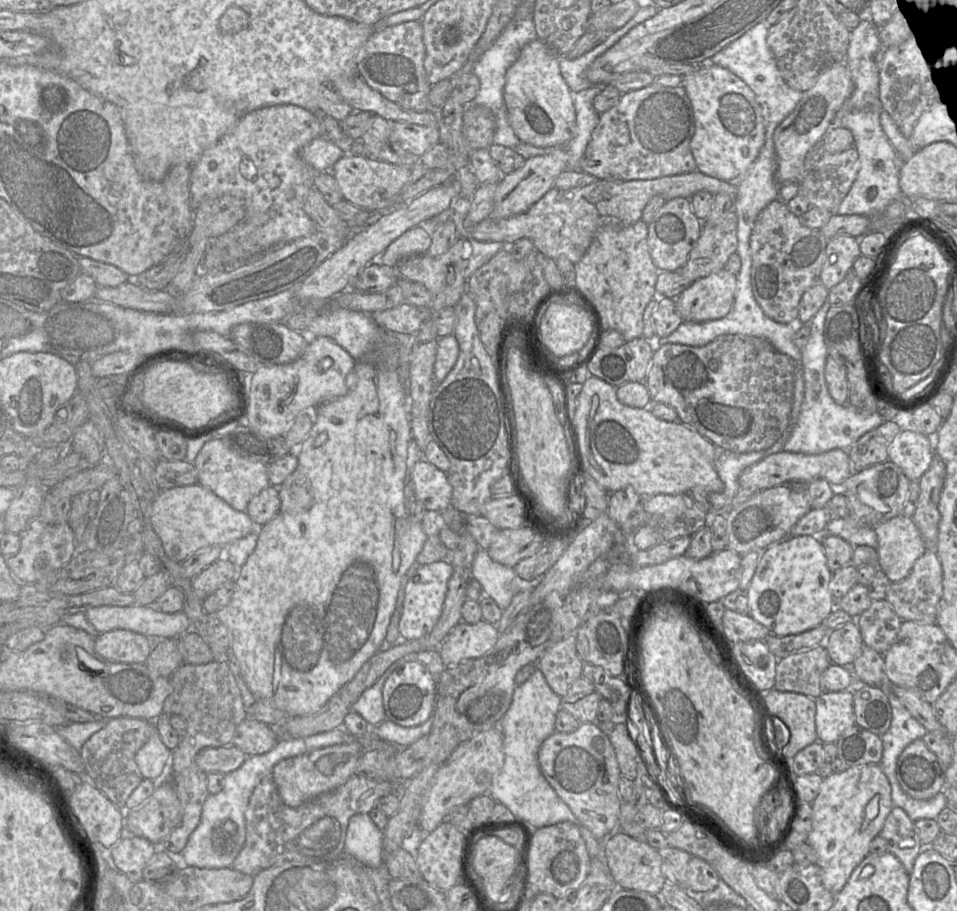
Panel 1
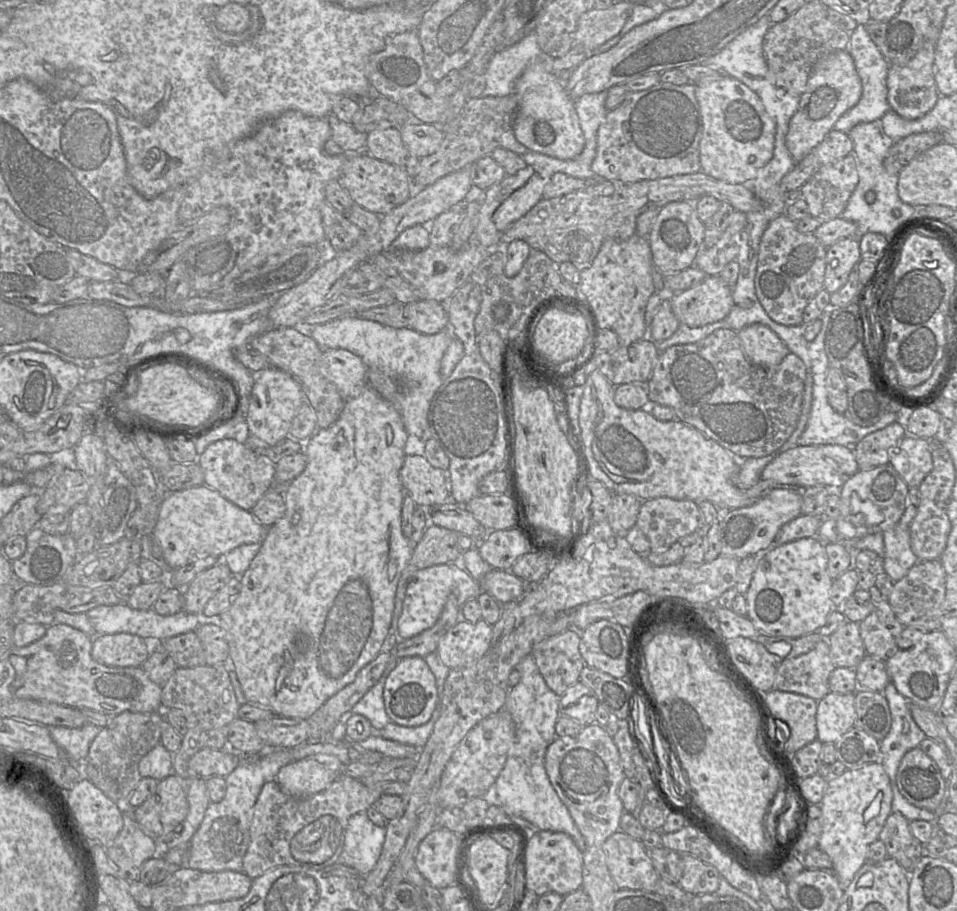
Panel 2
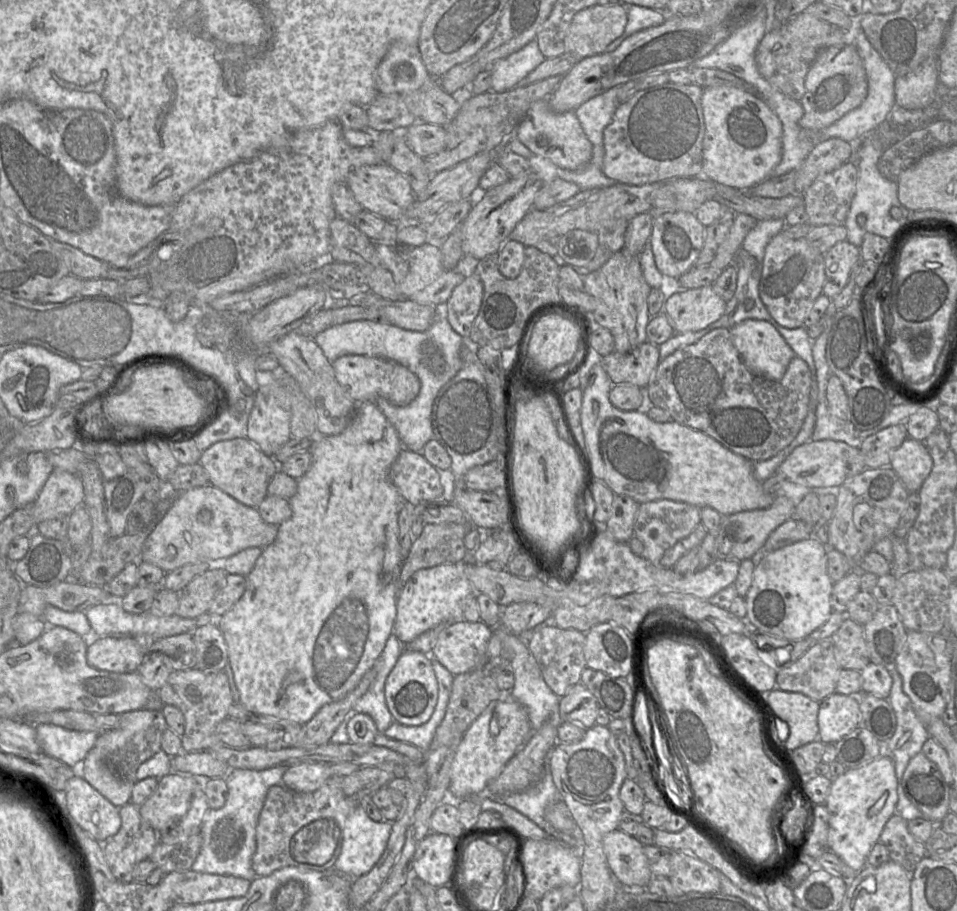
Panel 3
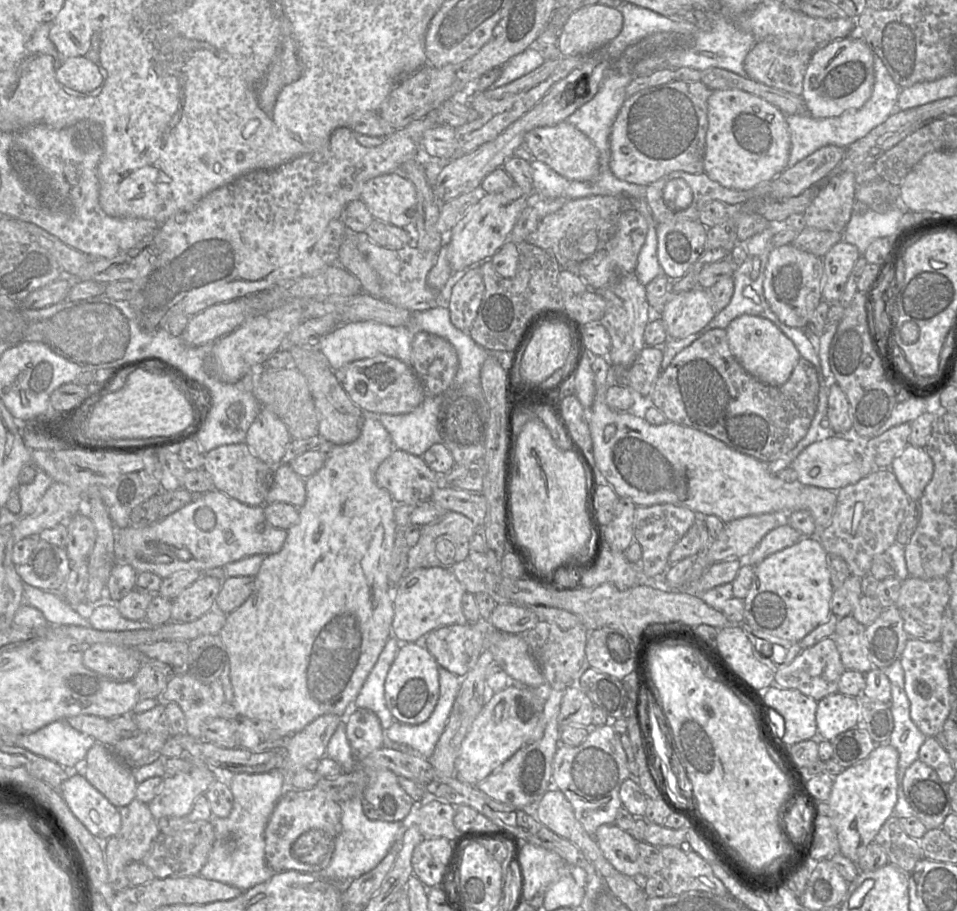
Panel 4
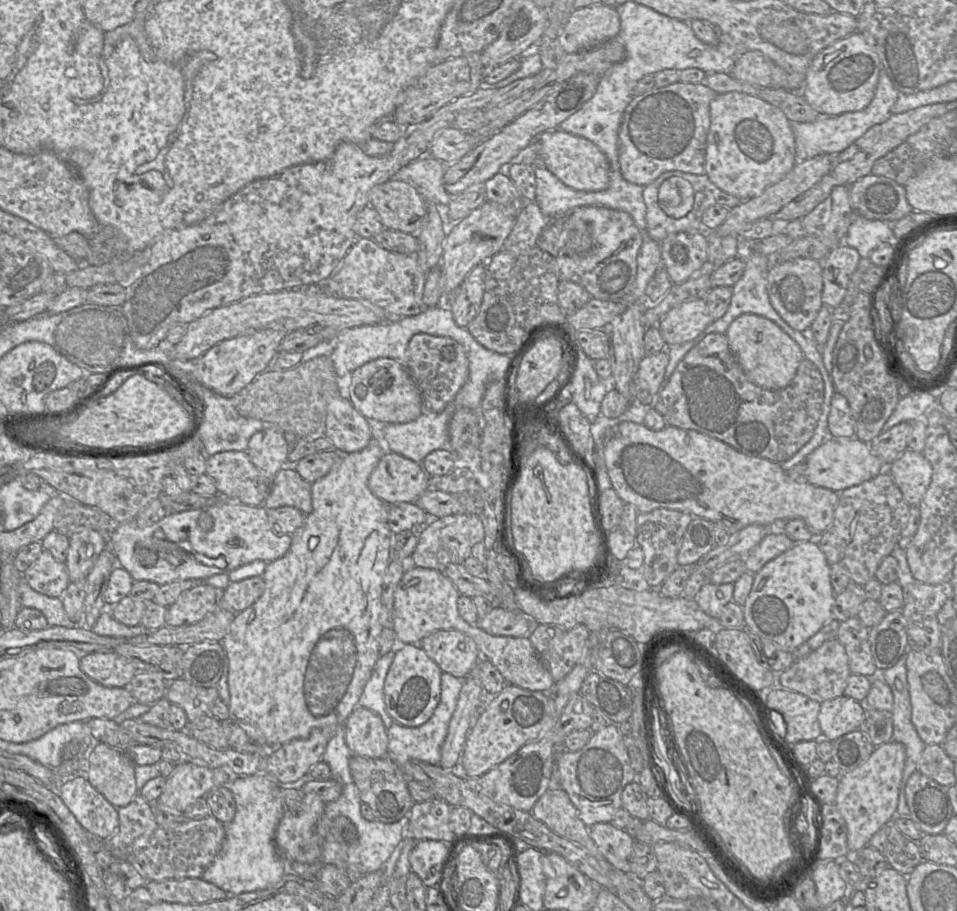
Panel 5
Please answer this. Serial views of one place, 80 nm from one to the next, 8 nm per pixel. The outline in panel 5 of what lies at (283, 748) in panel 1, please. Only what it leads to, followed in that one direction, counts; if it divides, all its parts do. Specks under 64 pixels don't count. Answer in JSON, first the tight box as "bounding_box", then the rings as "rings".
{"bounding_box":[202,773,290,895],"rings":[[[264,773],[239,775],[233,781],[229,780],[229,789],[236,803],[235,816],[224,824],[225,837],[220,851],[202,874],[202,880],[228,895],[238,895],[268,889],[289,873],[290,862],[283,858],[275,845],[275,832],[285,813],[281,786]]]}

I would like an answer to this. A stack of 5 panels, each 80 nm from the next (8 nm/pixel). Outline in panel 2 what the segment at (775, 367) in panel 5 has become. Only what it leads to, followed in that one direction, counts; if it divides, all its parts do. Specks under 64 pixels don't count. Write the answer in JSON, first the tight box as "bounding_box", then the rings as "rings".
{"bounding_box":[737,324,790,367],"rings":[[[752,324],[737,332],[747,358],[755,365],[775,367],[790,350],[786,344],[763,324]]]}

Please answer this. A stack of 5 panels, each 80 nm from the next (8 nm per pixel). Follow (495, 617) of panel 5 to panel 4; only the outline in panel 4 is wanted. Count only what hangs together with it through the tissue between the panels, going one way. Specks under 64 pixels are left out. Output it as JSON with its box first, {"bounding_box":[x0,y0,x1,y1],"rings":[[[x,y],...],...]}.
{"bounding_box":[489,604,539,635],"rings":[[[497,604],[489,619],[498,630],[524,635],[534,628],[539,618],[532,610],[512,604]]]}

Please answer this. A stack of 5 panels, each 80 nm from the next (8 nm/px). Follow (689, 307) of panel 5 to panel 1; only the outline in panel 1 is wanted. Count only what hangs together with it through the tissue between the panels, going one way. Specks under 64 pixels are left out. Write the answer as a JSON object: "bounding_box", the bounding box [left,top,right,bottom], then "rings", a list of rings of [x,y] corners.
{"bounding_box":[676,268,737,322],"rings":[[[723,268],[694,281],[676,299],[683,321],[705,322],[724,318],[735,300],[737,276]]]}

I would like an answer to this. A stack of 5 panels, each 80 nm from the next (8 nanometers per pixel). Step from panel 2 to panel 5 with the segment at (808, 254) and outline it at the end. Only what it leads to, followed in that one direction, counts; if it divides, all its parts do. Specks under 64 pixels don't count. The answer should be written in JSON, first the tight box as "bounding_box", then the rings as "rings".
{"bounding_box":[767,259,823,331],"rings":[[[793,259],[772,265],[768,272],[767,292],[770,303],[779,316],[793,329],[804,331],[823,306],[822,303],[822,261]]]}

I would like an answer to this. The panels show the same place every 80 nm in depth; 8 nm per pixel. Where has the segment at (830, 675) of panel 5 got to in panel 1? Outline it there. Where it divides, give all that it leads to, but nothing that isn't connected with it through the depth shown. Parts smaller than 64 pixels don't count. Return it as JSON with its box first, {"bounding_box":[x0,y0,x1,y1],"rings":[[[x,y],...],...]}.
{"bounding_box":[774,643,830,698],"rings":[[[824,643],[789,655],[777,663],[774,689],[817,698],[822,693],[821,676],[830,665]]]}

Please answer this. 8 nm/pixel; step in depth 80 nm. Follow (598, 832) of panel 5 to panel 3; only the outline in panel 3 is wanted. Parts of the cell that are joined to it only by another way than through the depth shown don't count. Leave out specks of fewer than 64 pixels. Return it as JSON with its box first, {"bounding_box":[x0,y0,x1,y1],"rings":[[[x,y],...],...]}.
{"bounding_box":[603,829,653,888],"rings":[[[620,829],[604,835],[603,850],[615,880],[624,888],[646,888],[653,874],[643,852],[643,845]]]}

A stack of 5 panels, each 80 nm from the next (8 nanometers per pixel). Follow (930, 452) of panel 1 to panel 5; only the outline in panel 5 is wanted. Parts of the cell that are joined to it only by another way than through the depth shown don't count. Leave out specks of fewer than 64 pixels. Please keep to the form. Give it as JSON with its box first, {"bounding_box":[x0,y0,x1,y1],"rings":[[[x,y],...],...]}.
{"bounding_box":[884,449,932,505],"rings":[[[906,449],[897,460],[885,467],[884,470],[887,470],[891,475],[909,505],[920,504],[932,478],[932,467],[923,453]]]}

